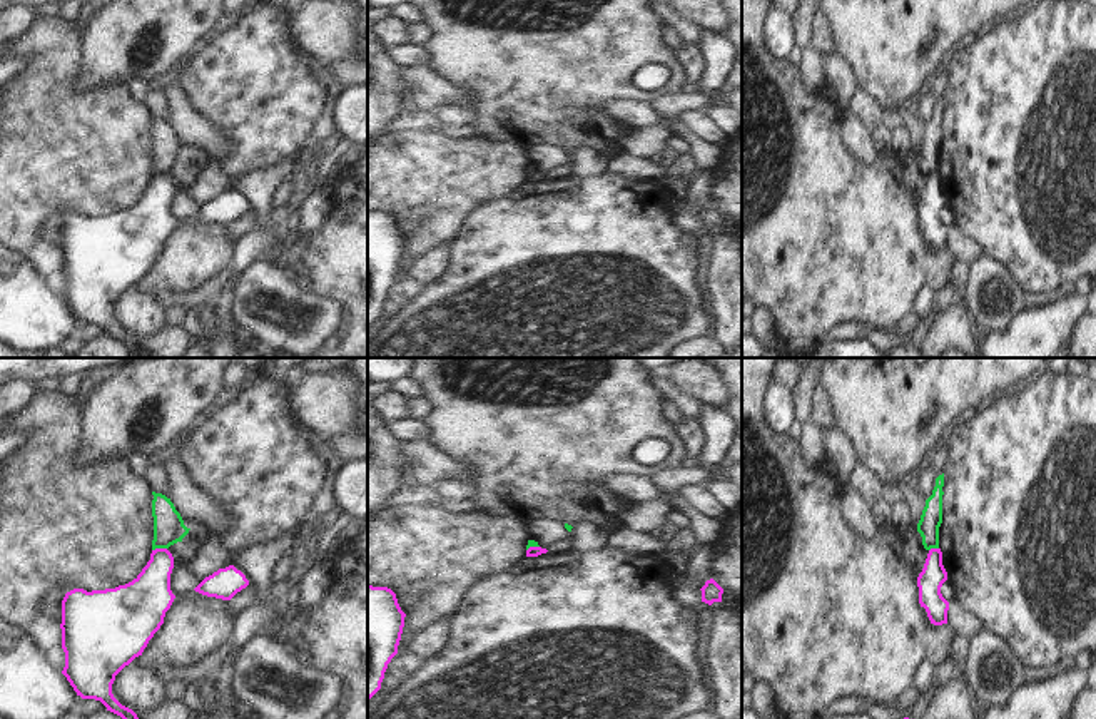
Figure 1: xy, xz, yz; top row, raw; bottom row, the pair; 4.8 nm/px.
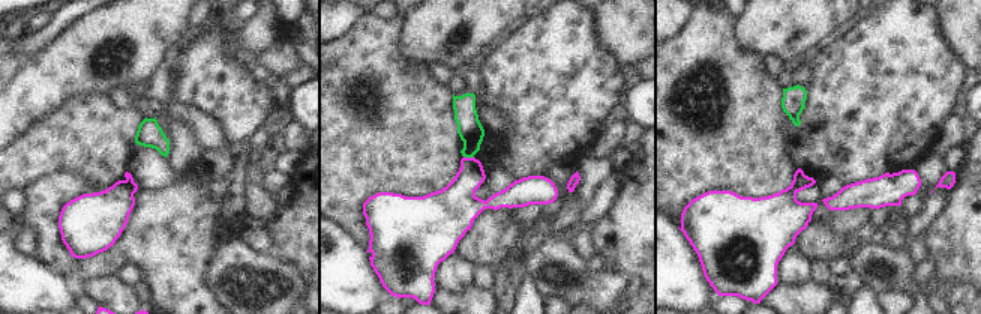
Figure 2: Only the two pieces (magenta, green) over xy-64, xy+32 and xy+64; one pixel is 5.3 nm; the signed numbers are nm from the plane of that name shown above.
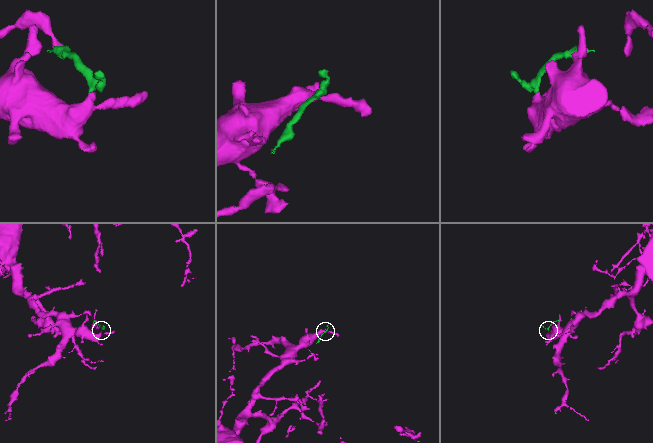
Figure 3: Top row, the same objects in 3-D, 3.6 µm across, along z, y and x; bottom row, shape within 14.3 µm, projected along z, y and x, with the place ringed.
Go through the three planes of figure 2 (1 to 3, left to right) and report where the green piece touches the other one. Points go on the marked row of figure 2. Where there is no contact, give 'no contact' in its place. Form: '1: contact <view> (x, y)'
1: no contact
2: contact xy+32 (468, 158)
3: no contact

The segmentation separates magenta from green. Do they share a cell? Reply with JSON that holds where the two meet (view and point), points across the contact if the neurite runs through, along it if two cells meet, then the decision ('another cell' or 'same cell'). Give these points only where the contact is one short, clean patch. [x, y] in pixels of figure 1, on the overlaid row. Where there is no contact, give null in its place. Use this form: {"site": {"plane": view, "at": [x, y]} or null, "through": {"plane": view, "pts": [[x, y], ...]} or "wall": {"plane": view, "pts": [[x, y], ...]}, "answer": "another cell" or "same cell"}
{"site": {"plane": "xy", "at": [159, 549]}, "wall": {"plane": "xy", "pts": [[166, 547], [152, 550]]}, "answer": "another cell"}

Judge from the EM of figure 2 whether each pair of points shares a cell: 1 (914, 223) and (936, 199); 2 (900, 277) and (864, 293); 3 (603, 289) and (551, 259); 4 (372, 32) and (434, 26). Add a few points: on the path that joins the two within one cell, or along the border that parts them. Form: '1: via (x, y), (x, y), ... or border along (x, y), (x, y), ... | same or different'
1: via (920, 218), (933, 205) | same
2: border along (863, 281), (875, 295) | different
3: via (590, 289), (564, 269) | same
4: border along (404, 15), (399, 54), (408, 63) | different

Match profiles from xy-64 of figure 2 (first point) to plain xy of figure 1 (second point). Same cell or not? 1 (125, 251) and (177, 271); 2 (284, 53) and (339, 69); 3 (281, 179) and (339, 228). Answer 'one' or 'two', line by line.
1: one
2: one
3: two

